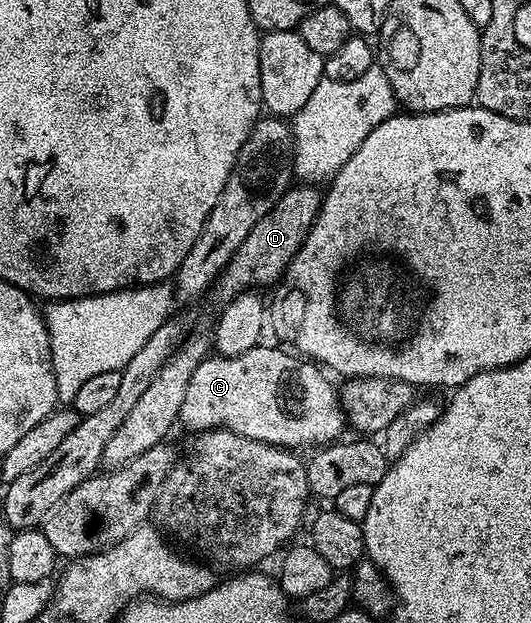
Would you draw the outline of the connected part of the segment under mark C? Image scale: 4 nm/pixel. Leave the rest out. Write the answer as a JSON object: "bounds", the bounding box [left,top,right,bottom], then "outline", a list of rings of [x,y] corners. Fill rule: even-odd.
{"bounds":[178,343,345,451],"outline":[[[260,343],[253,347],[253,351],[245,351],[236,357],[209,355],[197,371],[193,371],[193,379],[181,402],[178,424],[190,431],[228,429],[245,439],[292,451],[299,451],[302,445],[322,447],[340,440],[344,436],[345,418],[339,405],[339,390],[334,384],[331,386],[332,378],[316,362],[283,349],[270,349],[267,343]]]}

